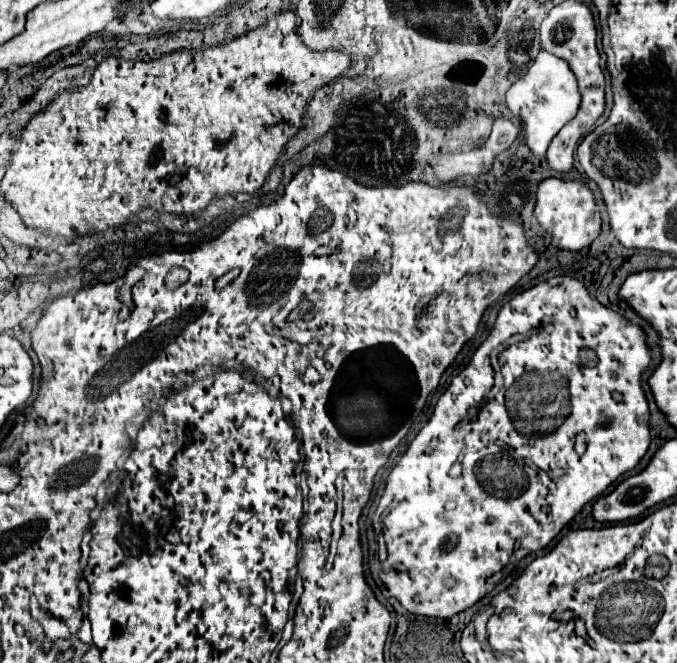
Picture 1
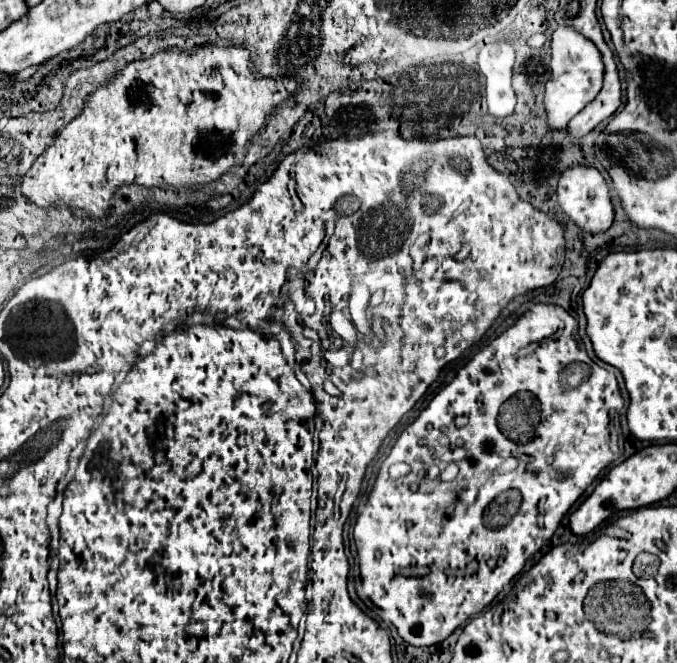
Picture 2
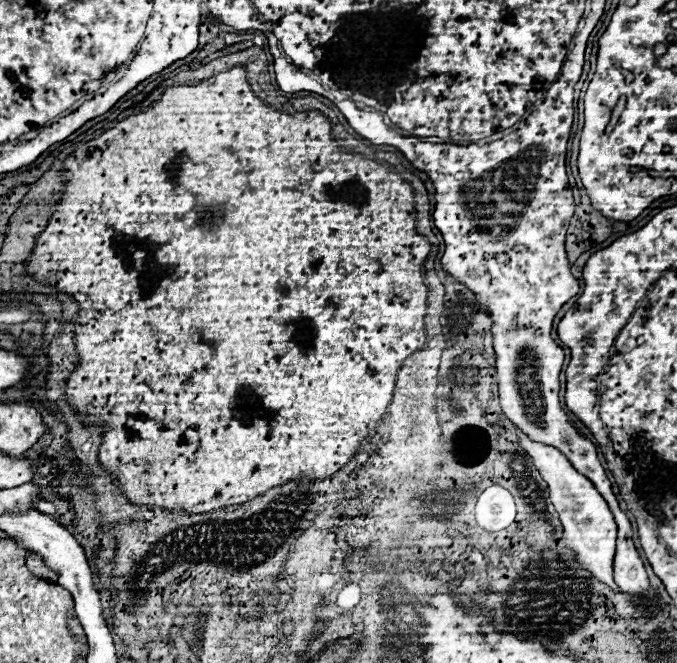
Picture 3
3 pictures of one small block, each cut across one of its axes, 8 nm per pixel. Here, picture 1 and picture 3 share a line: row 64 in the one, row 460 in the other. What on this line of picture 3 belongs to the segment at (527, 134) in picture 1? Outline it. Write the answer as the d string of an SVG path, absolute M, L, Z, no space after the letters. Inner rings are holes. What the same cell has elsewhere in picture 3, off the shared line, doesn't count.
M520 430L516 432L516 436L518 436L516 444L520 444L520 448L532 458L534 466L538 468L538 472L548 484L550 500L556 512L560 514L560 520L564 526L564 540L568 548L576 552L578 562L586 570L594 572L598 580L602 580L604 584L608 584L610 588L618 592L618 586L612 578L612 562L614 562L614 552L616 552L616 522L606 500L600 496L600 492L594 488L594 484L586 476L576 472L576 468L568 462L568 458L560 450L548 444L534 442Z

